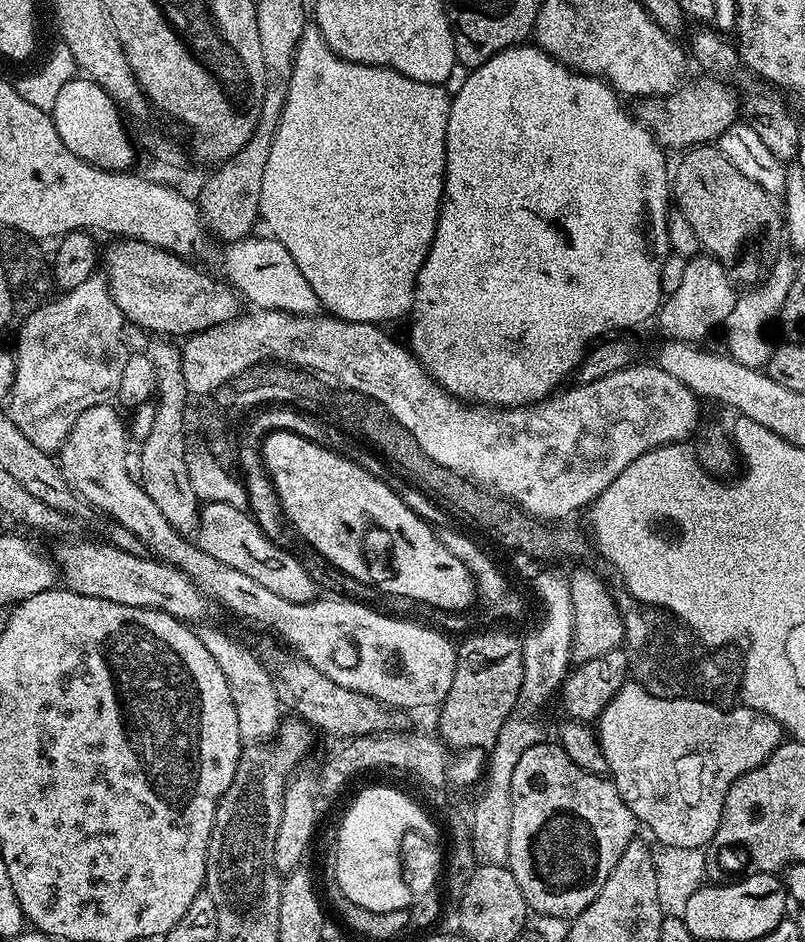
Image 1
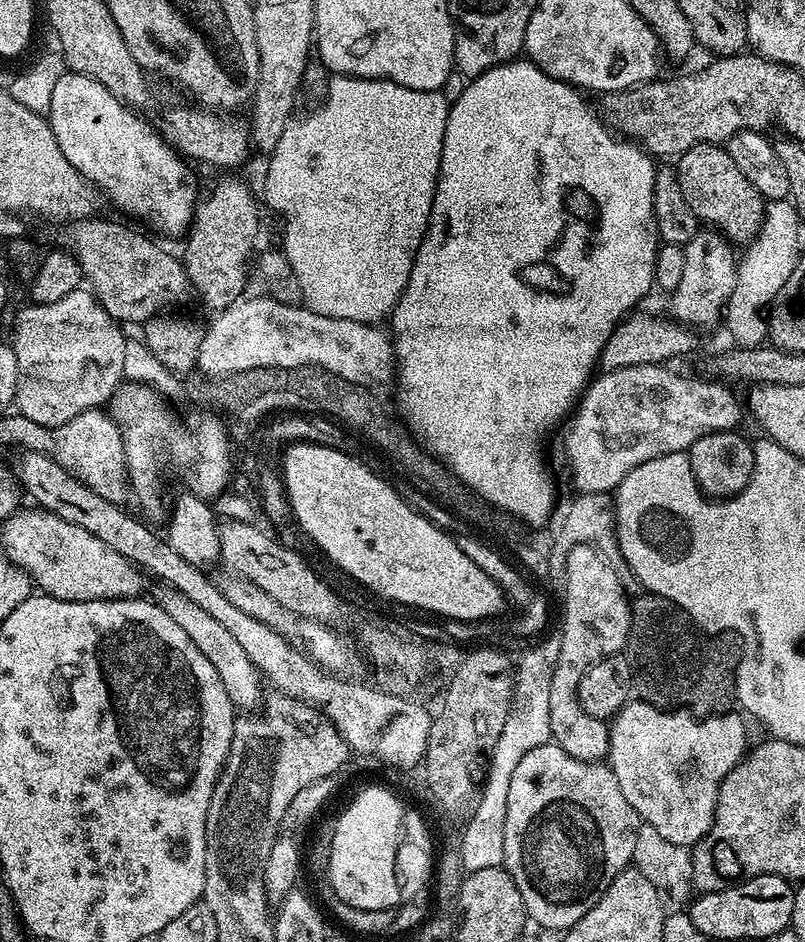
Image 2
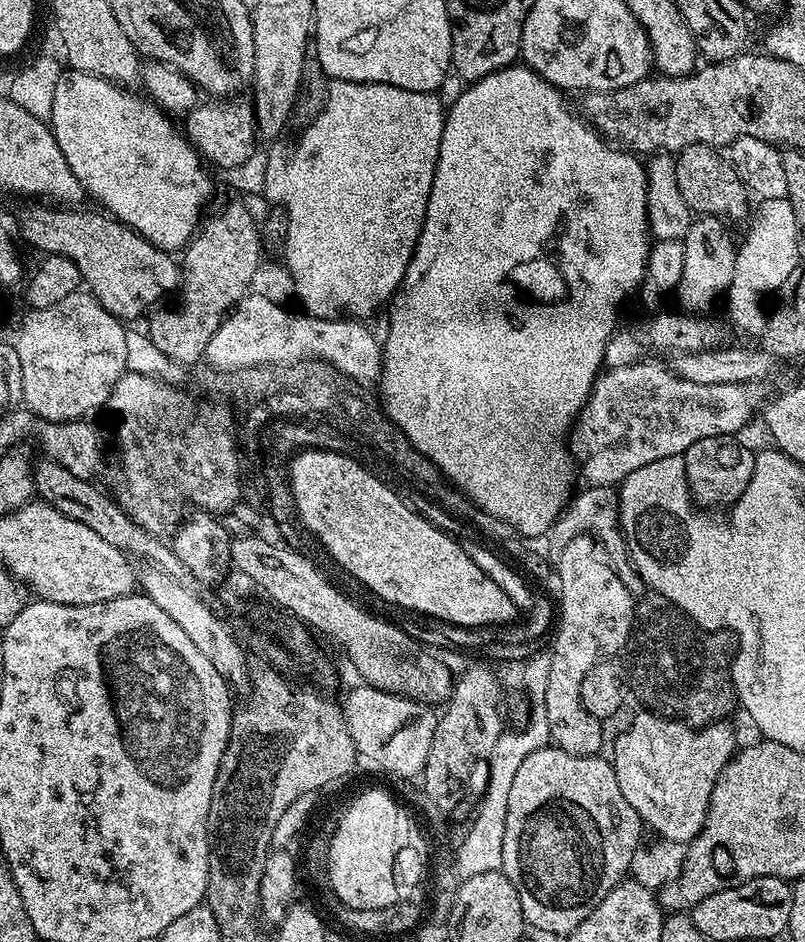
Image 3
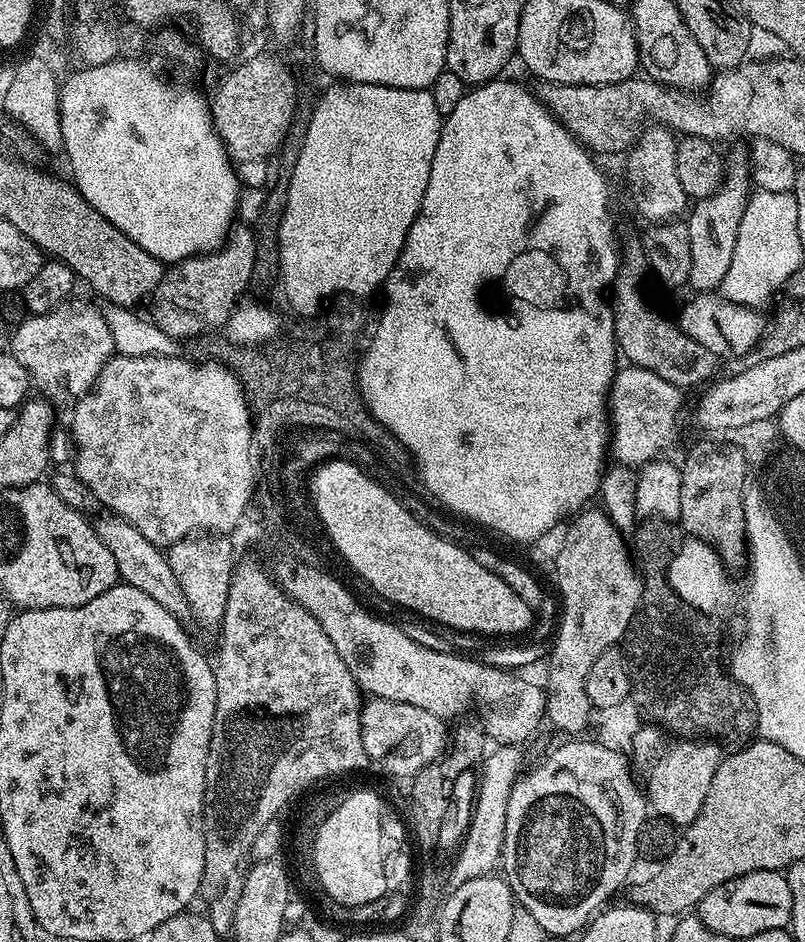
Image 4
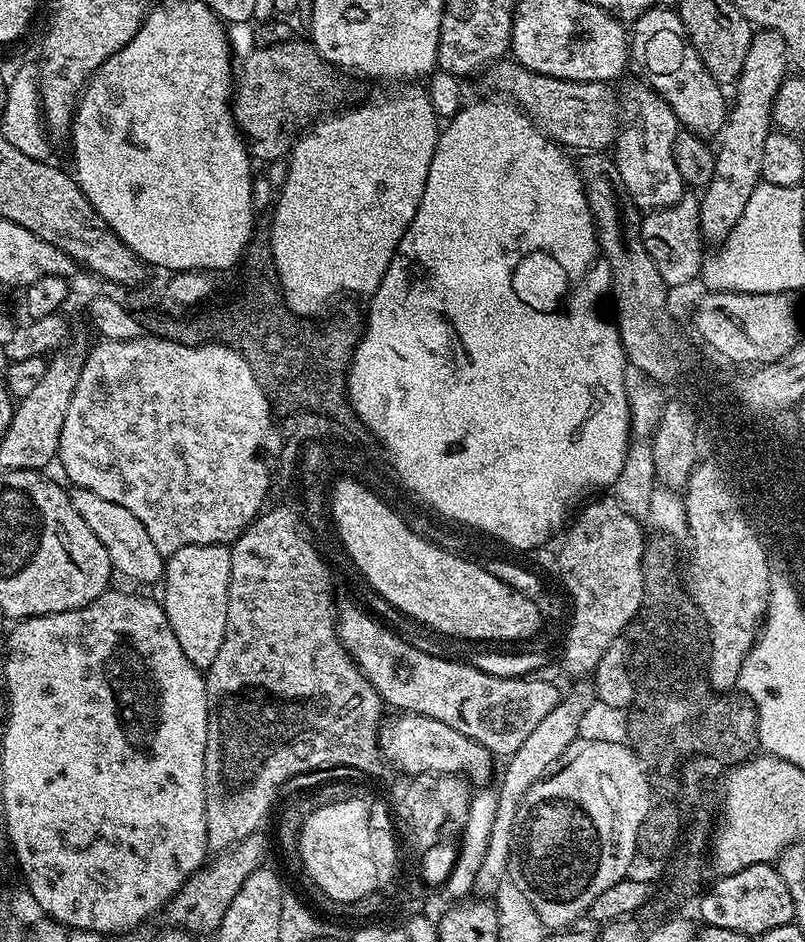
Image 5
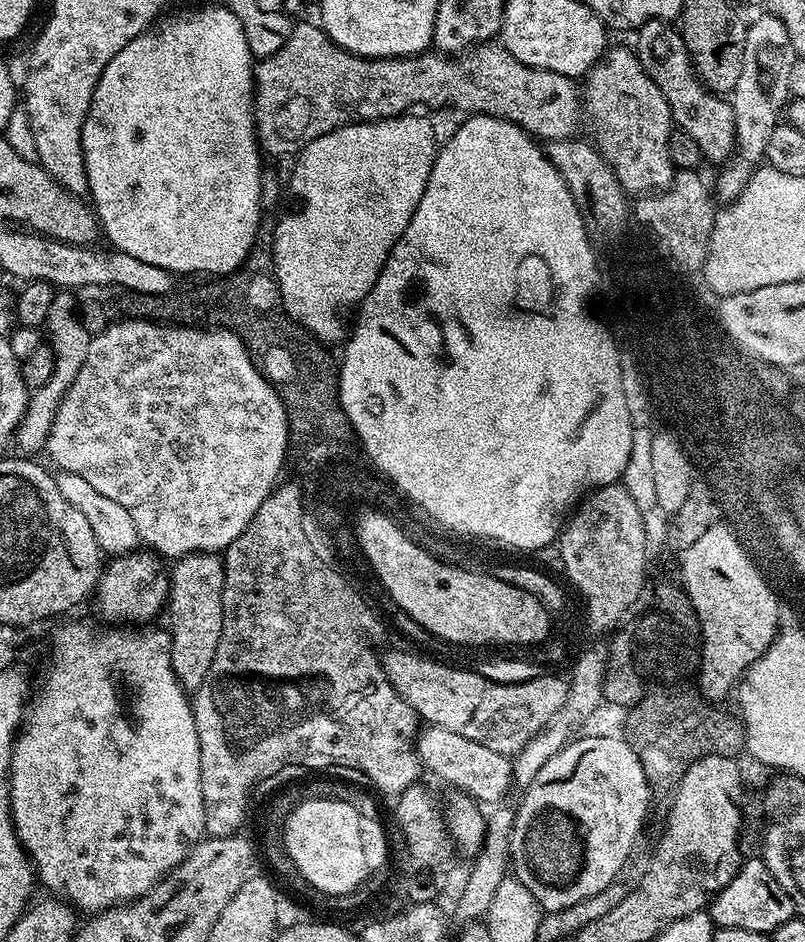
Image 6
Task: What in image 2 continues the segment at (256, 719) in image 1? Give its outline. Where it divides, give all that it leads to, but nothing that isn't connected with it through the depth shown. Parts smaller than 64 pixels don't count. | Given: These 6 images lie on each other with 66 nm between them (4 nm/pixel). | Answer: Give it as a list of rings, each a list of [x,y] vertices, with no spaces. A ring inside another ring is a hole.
[[[177,595],[175,599],[163,601],[162,606],[166,614],[170,614],[170,618],[174,618],[174,622],[178,622],[182,630],[186,630],[186,638],[190,638],[190,642],[194,642],[194,646],[198,646],[198,650],[202,650],[206,658],[210,658],[210,666],[218,670],[218,678],[222,678],[222,686],[226,686],[226,694],[233,708],[243,710],[243,708],[258,707],[259,709],[262,677],[254,662],[250,662],[250,657],[242,650],[241,644],[231,636],[226,626],[221,626],[213,616],[206,614],[206,610],[194,606],[194,602],[190,602],[184,596]]]

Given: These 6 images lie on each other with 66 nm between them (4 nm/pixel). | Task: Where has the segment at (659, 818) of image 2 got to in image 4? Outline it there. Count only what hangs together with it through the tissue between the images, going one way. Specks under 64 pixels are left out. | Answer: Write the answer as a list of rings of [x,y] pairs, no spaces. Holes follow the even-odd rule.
[[[641,726],[630,749],[630,760],[642,781],[651,811],[653,808],[657,817],[674,825],[687,826],[696,821],[702,810],[702,802],[706,802],[714,770],[718,770],[722,759],[721,745],[706,740],[693,742],[687,738],[672,742],[676,744],[664,744],[663,738],[661,729]]]

